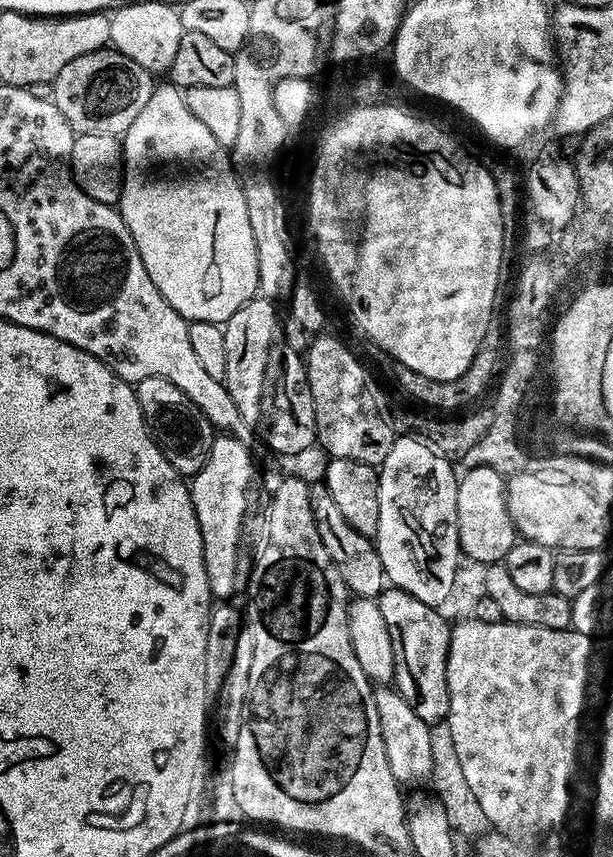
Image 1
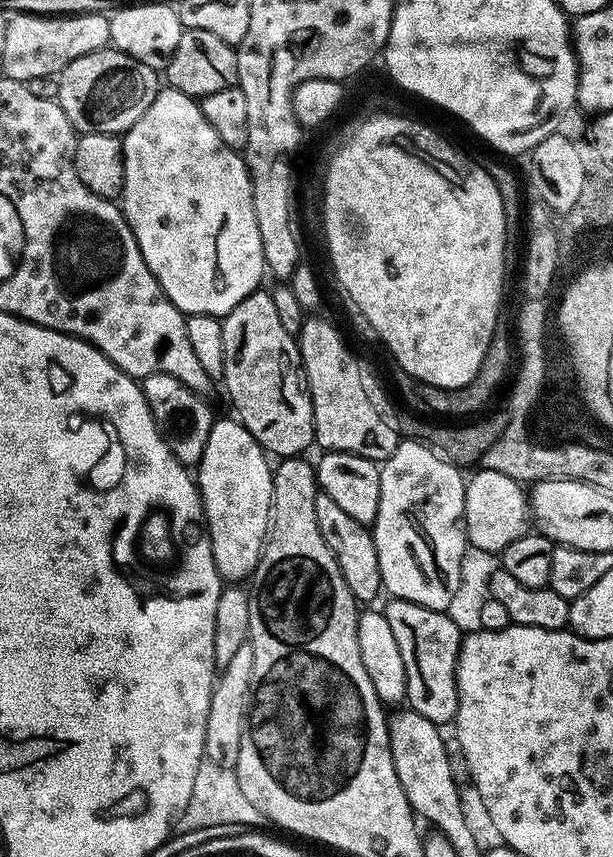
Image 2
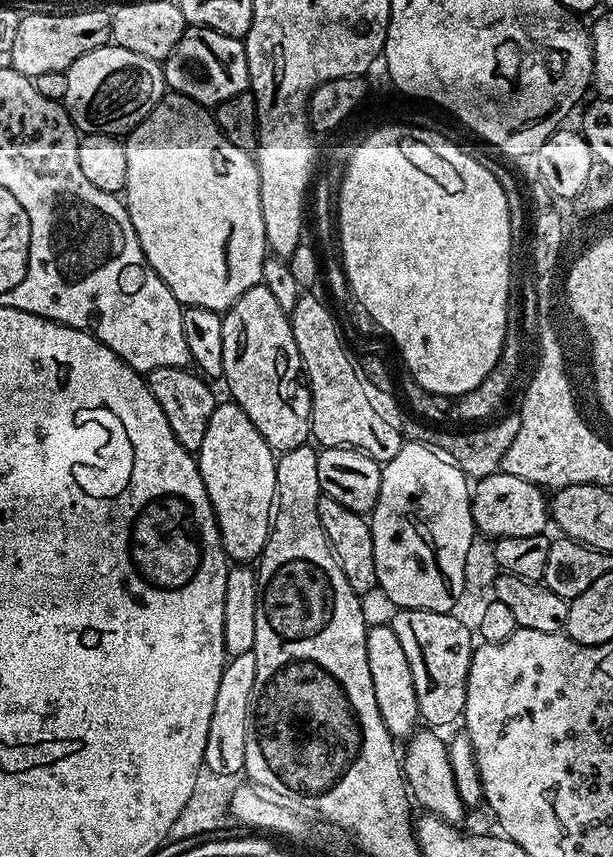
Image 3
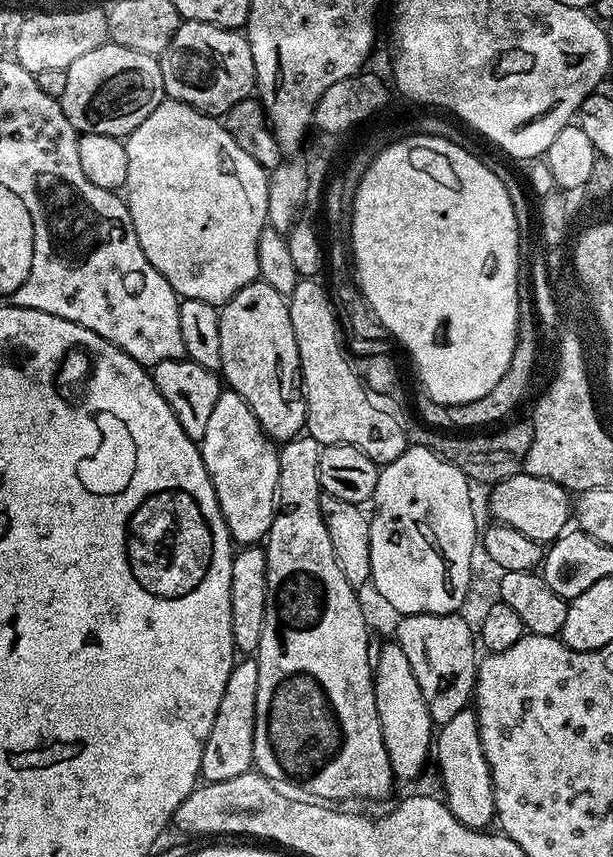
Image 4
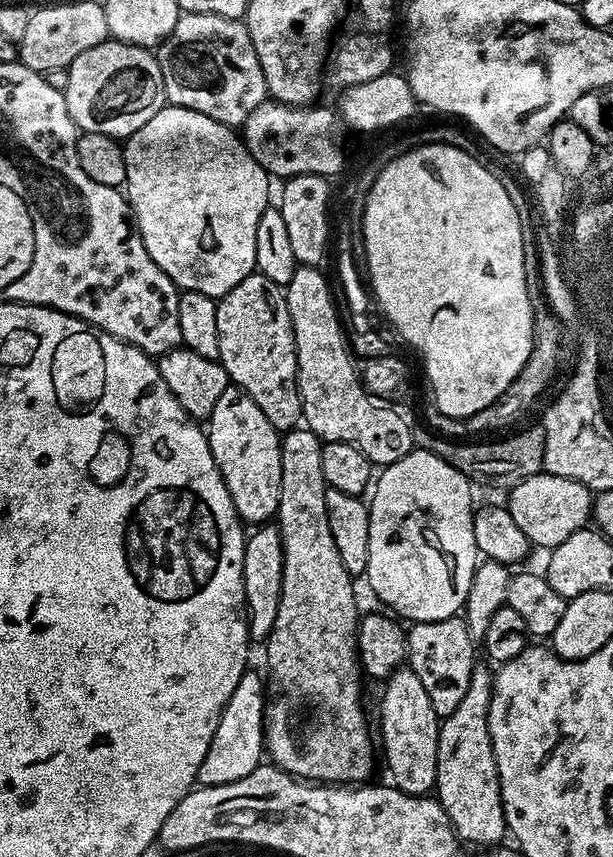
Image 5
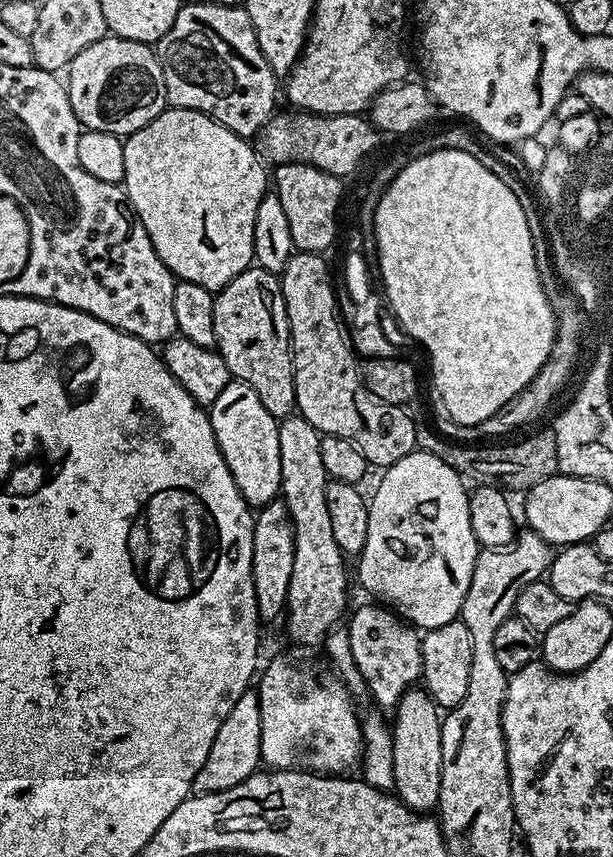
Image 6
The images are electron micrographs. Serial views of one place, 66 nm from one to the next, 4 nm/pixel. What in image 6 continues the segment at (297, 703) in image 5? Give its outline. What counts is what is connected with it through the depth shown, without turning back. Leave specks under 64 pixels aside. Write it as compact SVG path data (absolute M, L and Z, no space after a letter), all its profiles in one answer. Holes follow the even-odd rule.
M299 414L283 417L279 421L279 426L280 496L285 506L288 507L294 530L294 574L290 574L290 590L288 591L286 609L288 636L300 644L318 643L319 645L328 633L345 619L346 613L349 611L348 572L344 569L346 557L341 552L338 542L334 542L330 514L326 511L326 486L330 477L326 474L326 466L322 466L322 450L320 449L322 433L314 426L310 426L310 422L306 422L306 418Z

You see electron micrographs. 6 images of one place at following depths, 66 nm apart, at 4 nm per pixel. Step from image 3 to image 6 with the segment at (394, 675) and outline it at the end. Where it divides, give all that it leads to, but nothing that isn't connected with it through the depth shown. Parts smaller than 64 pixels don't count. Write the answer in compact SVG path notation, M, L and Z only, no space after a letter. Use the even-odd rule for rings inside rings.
M420 686L409 687L394 709L395 718L391 721L392 741L394 742L394 792L406 807L413 812L428 814L439 805L442 786L442 712L432 701L427 691Z

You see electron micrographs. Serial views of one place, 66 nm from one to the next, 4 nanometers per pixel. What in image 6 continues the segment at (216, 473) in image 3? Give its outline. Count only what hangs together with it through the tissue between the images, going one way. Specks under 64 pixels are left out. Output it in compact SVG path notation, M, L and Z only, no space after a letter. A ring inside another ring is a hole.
M235 378L228 381L226 390L214 398L210 406L212 429L220 456L226 462L242 498L259 510L280 496L280 451L278 450L277 417L262 406L262 401L250 386Z

